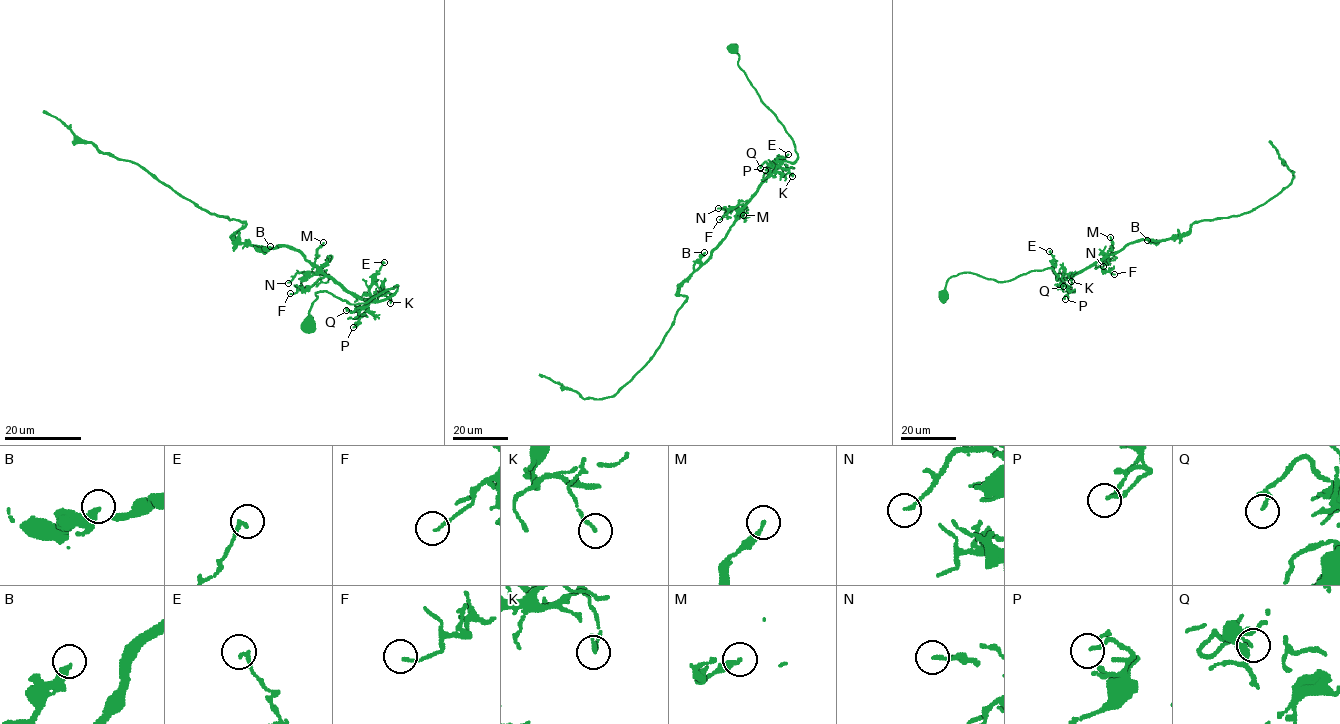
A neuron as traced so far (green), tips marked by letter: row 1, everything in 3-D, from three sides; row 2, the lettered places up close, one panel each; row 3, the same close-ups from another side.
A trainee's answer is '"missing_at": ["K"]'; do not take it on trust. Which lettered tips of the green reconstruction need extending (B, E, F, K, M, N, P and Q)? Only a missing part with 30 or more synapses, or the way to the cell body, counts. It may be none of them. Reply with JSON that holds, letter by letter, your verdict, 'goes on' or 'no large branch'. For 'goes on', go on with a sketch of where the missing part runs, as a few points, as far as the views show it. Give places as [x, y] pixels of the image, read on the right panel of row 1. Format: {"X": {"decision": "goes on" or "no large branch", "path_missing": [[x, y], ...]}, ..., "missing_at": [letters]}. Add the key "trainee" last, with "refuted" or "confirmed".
{"B": {"decision": "no large branch"}, "E": {"decision": "no large branch"}, "F": {"decision": "no large branch"}, "K": {"decision": "no large branch"}, "M": {"decision": "no large branch"}, "N": {"decision": "no large branch"}, "P": {"decision": "no large branch"}, "Q": {"decision": "no large branch"}, "missing_at": [], "trainee": "refuted"}

